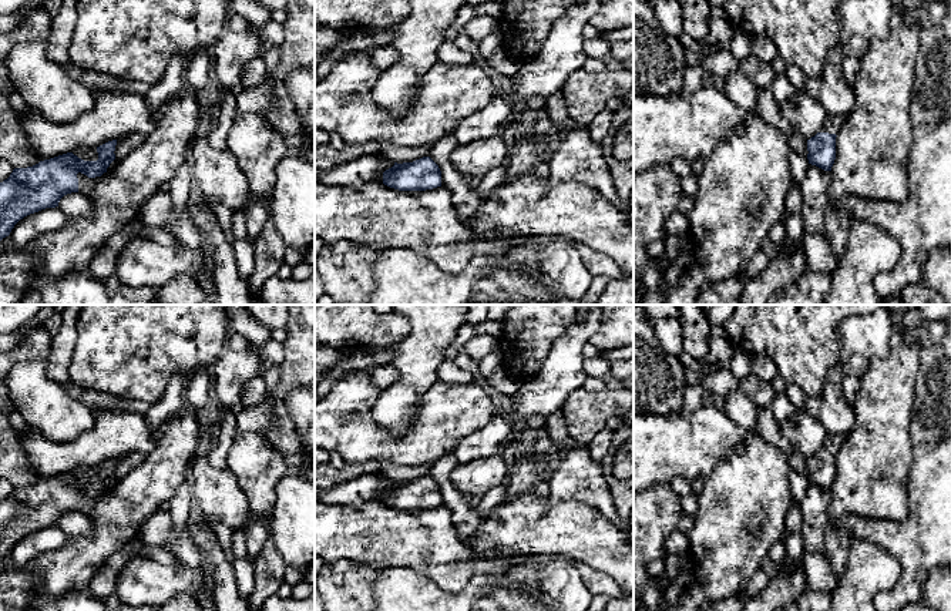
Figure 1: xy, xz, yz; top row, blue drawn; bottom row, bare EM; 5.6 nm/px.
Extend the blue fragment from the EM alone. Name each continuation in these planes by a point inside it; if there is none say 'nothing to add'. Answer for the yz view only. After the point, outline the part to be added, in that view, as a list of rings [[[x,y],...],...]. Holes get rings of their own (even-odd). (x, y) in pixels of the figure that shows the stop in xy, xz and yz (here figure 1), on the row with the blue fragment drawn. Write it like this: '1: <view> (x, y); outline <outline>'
1: yz (833, 123); outline [[[829,115],[819,132],[829,132],[837,135],[844,121],[844,115]]]

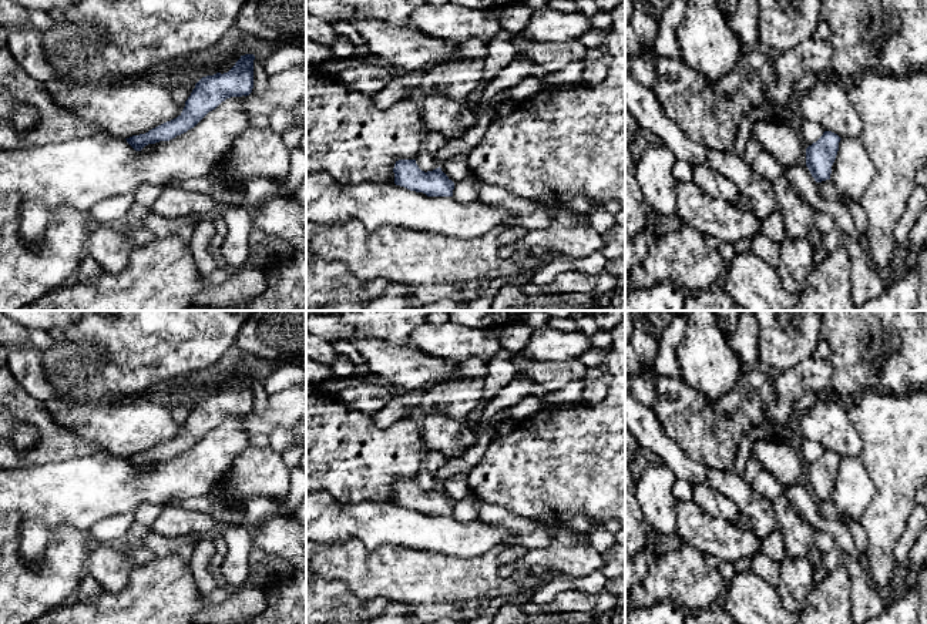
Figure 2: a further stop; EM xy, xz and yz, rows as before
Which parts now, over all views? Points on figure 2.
nothing to add

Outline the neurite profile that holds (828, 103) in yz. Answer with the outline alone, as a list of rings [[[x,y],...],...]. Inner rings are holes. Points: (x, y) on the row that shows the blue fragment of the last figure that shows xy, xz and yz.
[[[823,76],[815,85],[795,98],[799,120],[820,124],[840,138],[860,138],[864,123],[853,105],[847,87]]]

